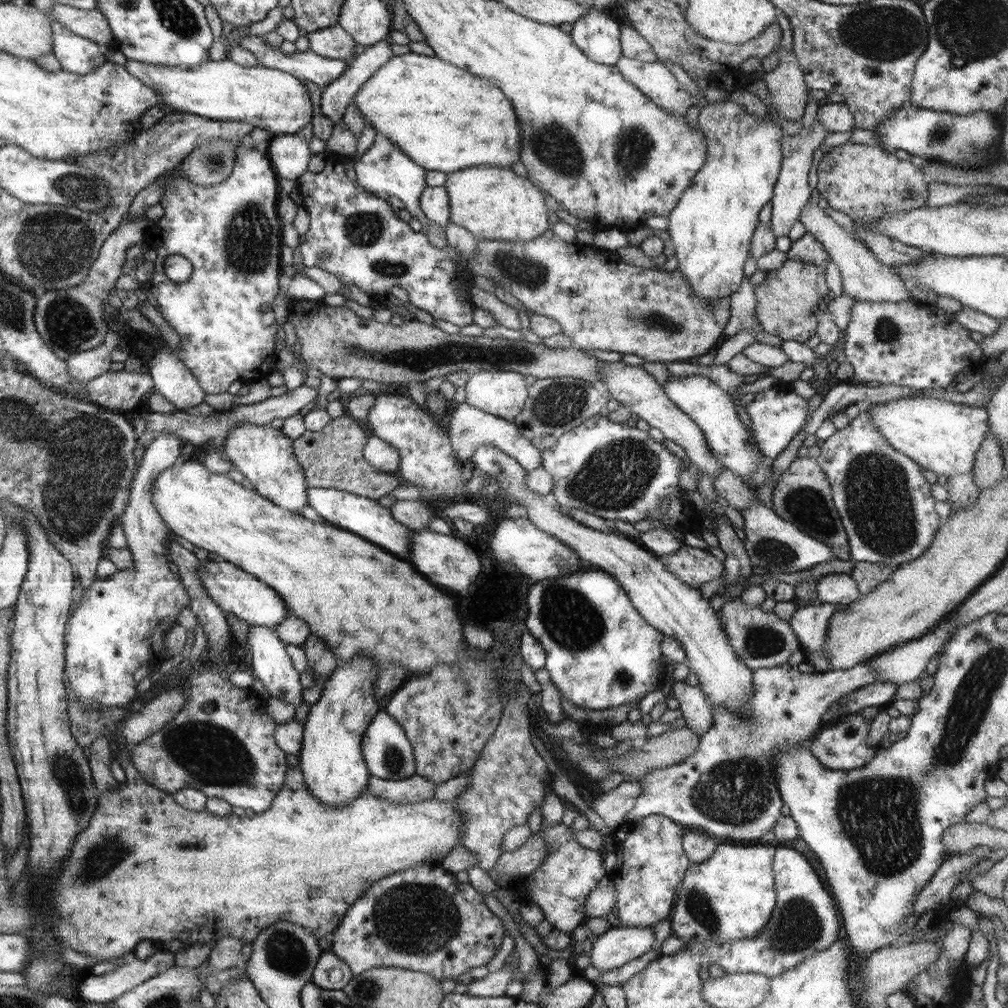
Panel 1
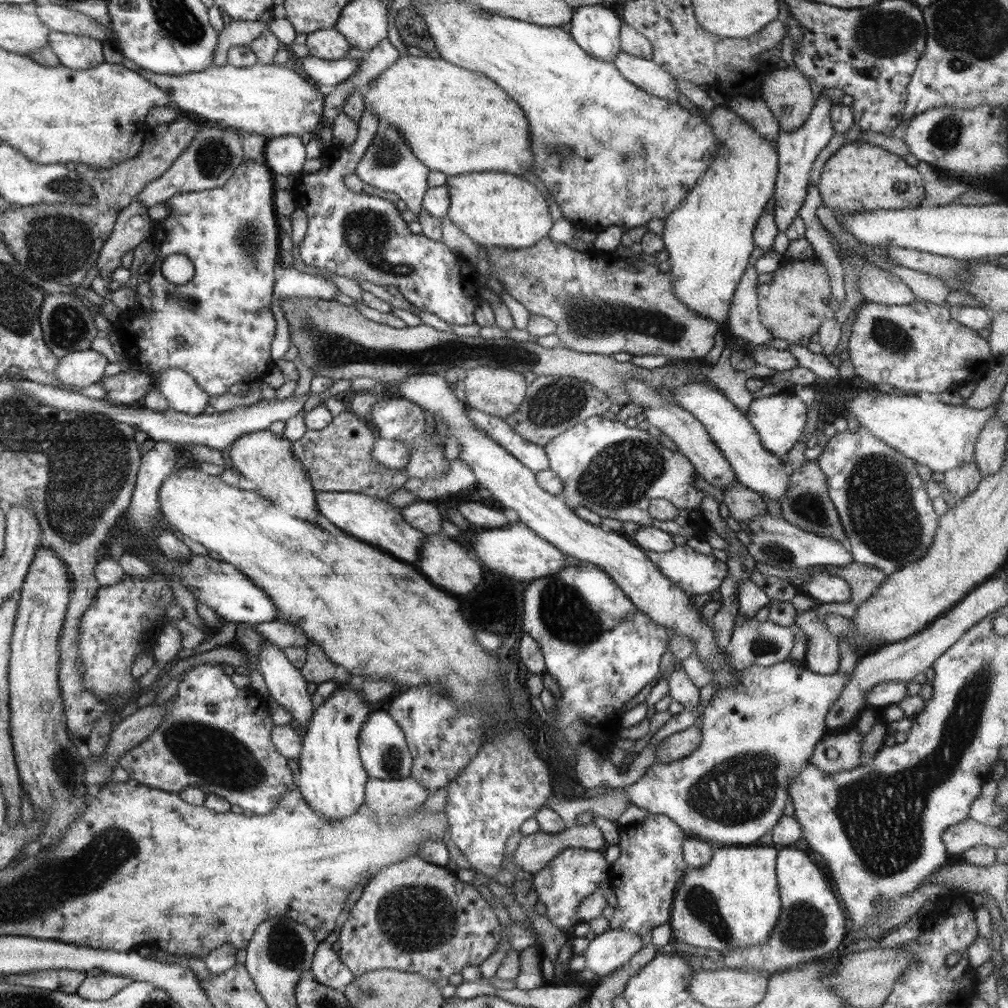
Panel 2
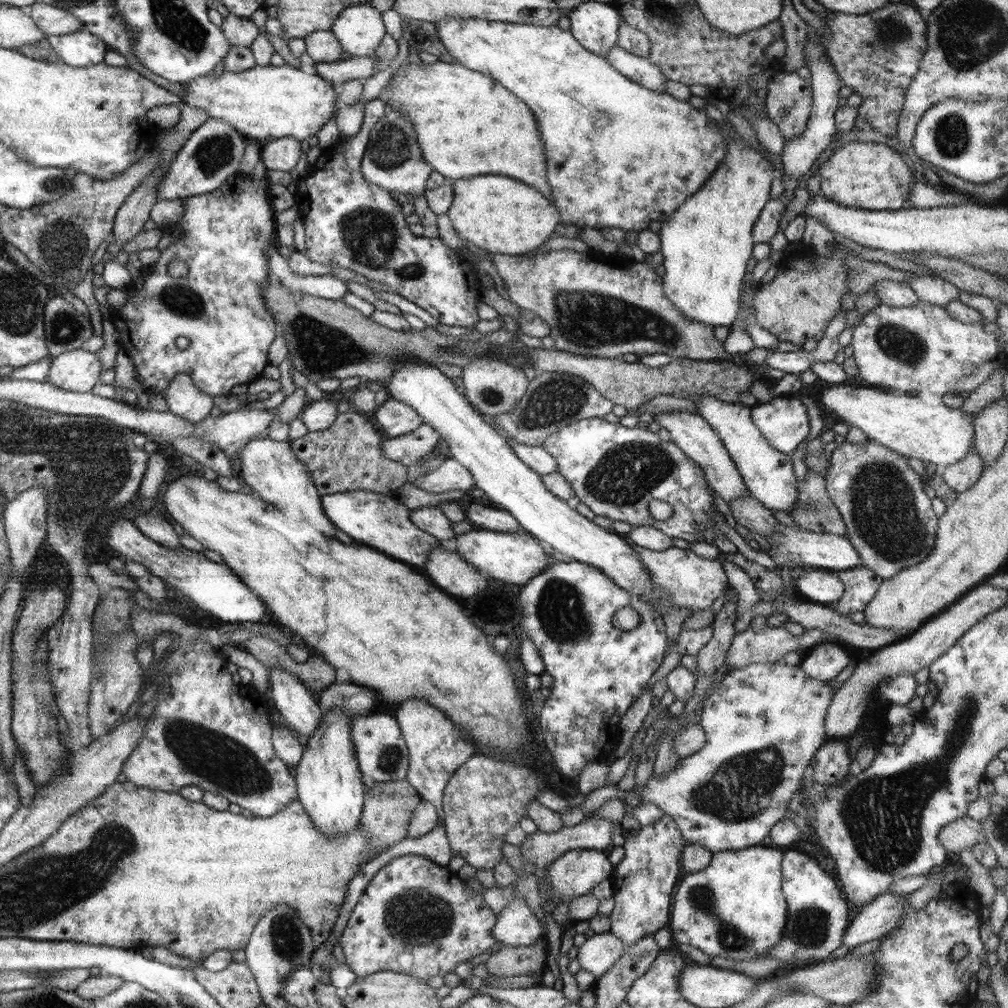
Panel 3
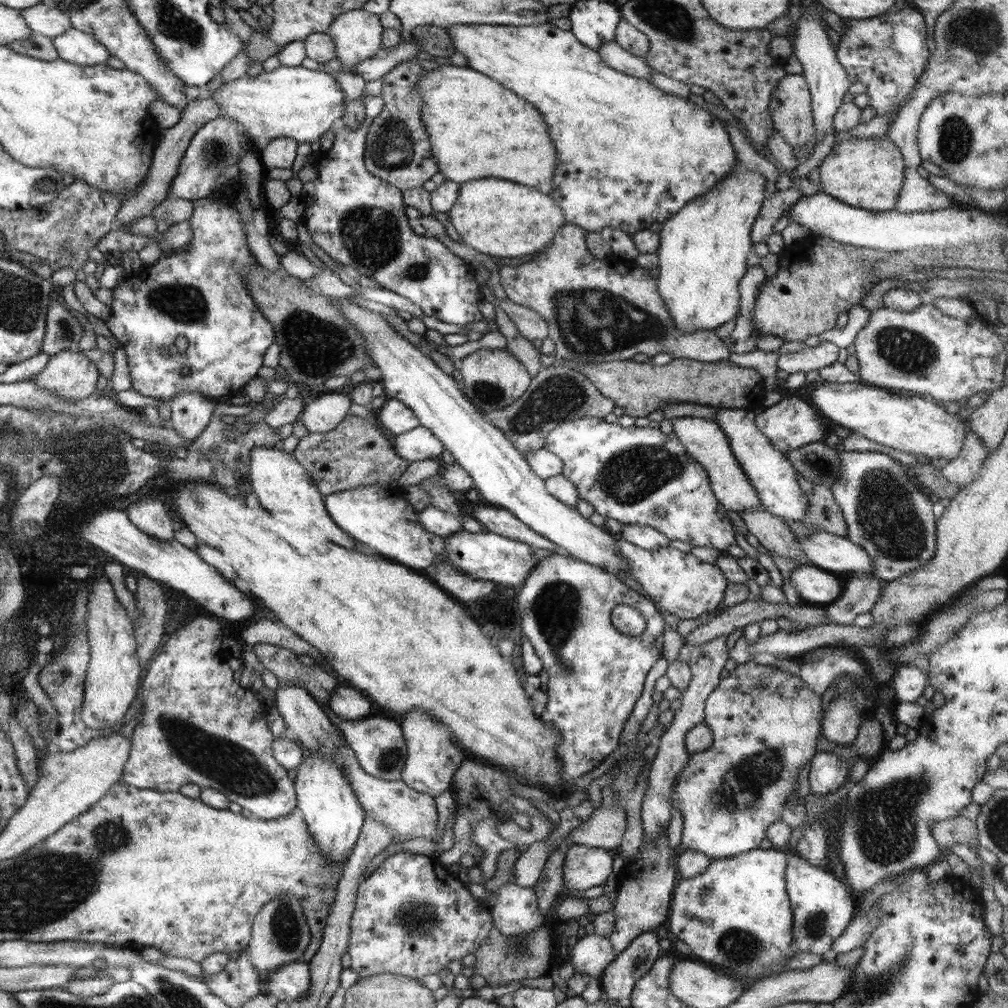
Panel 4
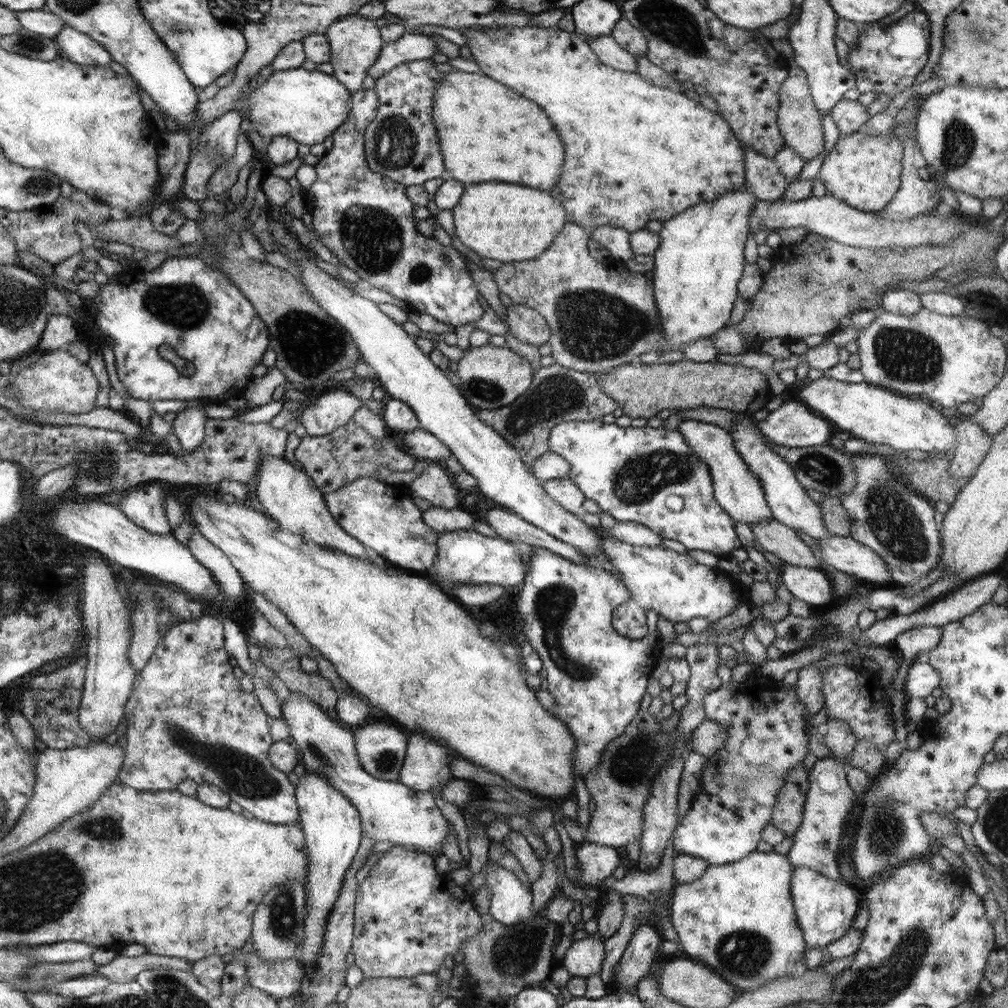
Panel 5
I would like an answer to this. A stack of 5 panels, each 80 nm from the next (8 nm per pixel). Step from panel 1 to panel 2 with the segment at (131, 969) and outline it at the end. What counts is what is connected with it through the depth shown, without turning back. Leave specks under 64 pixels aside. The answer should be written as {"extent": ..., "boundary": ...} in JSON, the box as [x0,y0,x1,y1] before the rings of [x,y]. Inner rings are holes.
{"extent":[75,972,132,1002],"boundary":[[[104,972],[98,976],[87,976],[75,993],[85,999],[100,1002],[114,997],[132,981],[130,977]]]}

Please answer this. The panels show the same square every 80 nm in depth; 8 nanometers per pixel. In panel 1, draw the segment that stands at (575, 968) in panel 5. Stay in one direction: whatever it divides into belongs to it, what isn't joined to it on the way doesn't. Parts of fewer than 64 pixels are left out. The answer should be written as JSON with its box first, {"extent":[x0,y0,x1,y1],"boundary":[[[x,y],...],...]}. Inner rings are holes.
{"extent":[589,927,656,972],"boundary":[[[611,927],[598,936],[589,956],[591,965],[608,972],[646,954],[656,947],[653,927]]]}

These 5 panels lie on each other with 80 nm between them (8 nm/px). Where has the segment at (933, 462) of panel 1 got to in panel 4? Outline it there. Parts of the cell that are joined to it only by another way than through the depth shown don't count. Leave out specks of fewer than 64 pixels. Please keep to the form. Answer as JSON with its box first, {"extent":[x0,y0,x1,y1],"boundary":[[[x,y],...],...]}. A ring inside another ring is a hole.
{"extent":[810,381,968,461],"boundary":[[[824,381],[822,385],[816,387],[810,394],[810,402],[817,414],[821,417],[829,418],[832,422],[847,428],[852,433],[862,434],[862,436],[894,450],[925,456],[932,460],[944,459],[952,461],[958,457],[968,426],[960,420],[957,414],[948,414],[942,404],[928,404],[922,398],[916,396],[906,396],[906,394],[893,393],[877,386],[866,385],[864,382],[838,384],[836,382]]]}

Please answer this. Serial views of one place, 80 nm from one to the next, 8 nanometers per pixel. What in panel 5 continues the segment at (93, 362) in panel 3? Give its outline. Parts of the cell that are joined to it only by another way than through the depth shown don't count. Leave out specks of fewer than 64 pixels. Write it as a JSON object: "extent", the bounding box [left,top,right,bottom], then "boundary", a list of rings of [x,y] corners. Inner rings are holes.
{"extent":[11,350,98,414],"boundary":[[[54,350],[40,353],[40,359],[30,367],[24,367],[11,384],[15,390],[11,398],[27,410],[44,412],[64,412],[64,414],[86,414],[96,408],[98,380],[90,366],[80,362],[68,350]]]}

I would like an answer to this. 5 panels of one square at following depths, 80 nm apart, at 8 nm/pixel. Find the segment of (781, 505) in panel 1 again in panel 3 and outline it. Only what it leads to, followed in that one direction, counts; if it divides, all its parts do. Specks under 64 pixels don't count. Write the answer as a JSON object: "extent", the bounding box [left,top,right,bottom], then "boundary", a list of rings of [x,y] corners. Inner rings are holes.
{"extent":[789,472,846,537],"boundary":[[[807,472],[804,482],[798,483],[796,502],[789,515],[799,529],[846,537],[845,522],[830,500],[822,474]]]}

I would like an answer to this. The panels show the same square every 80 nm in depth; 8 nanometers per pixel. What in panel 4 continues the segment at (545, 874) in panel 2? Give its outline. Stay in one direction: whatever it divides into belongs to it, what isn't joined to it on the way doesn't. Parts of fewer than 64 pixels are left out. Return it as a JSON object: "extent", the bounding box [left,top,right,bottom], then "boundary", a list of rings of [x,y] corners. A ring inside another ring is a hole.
{"extent":[564,845,614,891],"boundary":[[[572,845],[564,856],[564,888],[586,891],[602,886],[612,874],[614,850]]]}

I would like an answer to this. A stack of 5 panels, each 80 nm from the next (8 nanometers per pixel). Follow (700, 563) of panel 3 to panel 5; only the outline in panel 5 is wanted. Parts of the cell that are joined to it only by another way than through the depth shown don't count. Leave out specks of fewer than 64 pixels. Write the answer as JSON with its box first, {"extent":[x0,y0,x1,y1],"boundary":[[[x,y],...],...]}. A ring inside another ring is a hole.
{"extent":[602,538,743,639],"boundary":[[[616,538],[602,539],[602,549],[608,556],[608,560],[620,572],[620,580],[633,596],[628,602],[618,605],[611,618],[612,626],[616,629],[616,632],[627,636],[629,639],[644,636],[647,630],[646,614],[650,610],[655,610],[656,613],[664,616],[666,620],[670,620],[672,623],[687,623],[692,618],[707,618],[709,624],[713,625],[743,602],[742,598],[741,600],[737,599],[738,595],[734,592],[735,581],[728,580],[717,567],[709,567],[696,562],[687,552],[678,553],[664,545],[649,548],[632,546],[632,544]]]}

